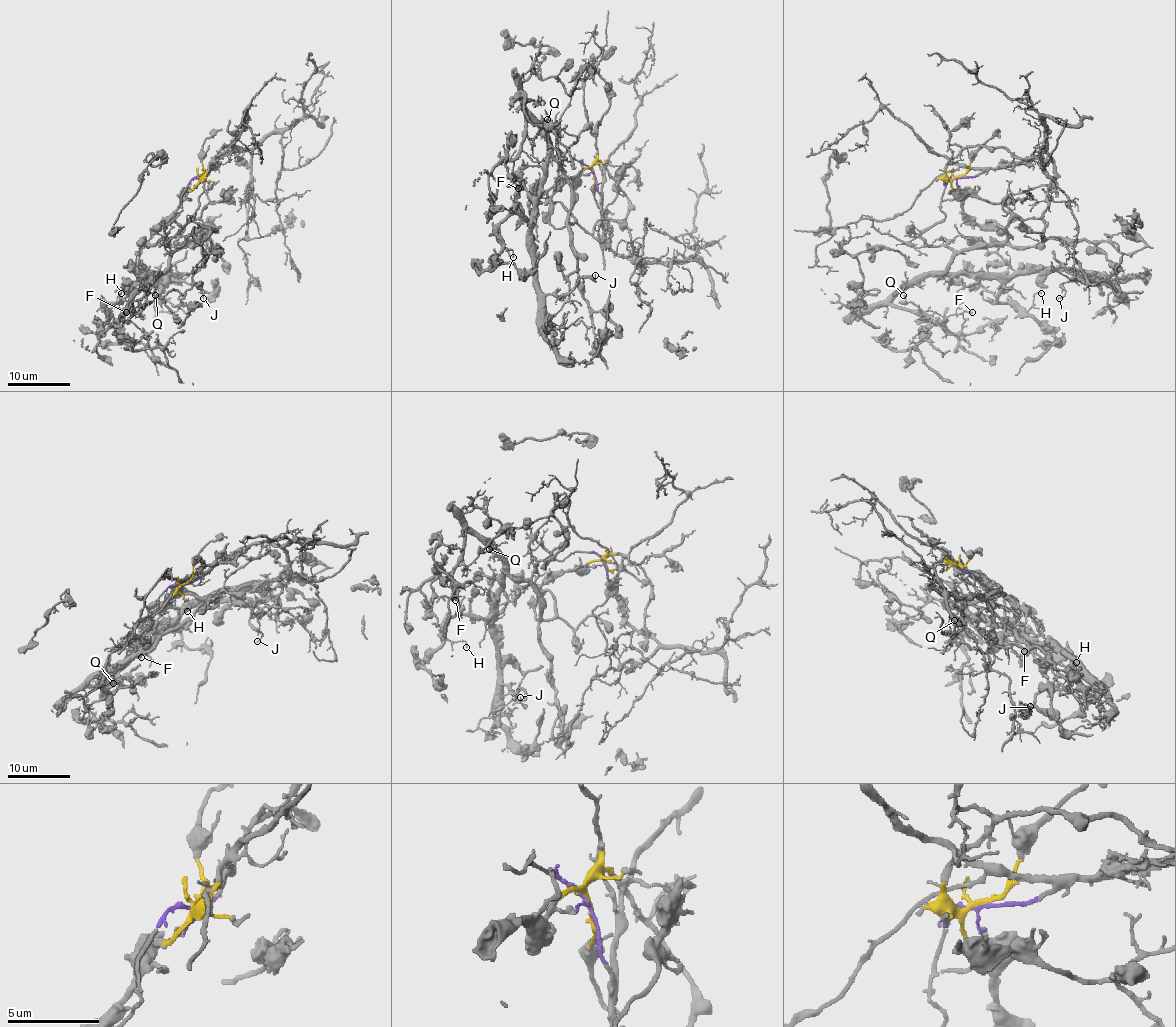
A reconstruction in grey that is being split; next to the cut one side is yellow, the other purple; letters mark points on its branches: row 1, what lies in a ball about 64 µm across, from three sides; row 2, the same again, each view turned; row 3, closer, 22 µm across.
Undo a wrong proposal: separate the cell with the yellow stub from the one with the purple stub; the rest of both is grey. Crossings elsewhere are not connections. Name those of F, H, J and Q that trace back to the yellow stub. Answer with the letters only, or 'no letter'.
F, H, J, Q

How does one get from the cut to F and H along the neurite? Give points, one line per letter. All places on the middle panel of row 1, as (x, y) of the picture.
F: (593, 173), (553, 195), (570, 222), (570, 180), (523, 108), (518, 187)
H: (593, 173), (587, 167), (553, 195), (570, 222), (570, 180), (551, 158), (537, 211), (500, 225), (514, 257)

